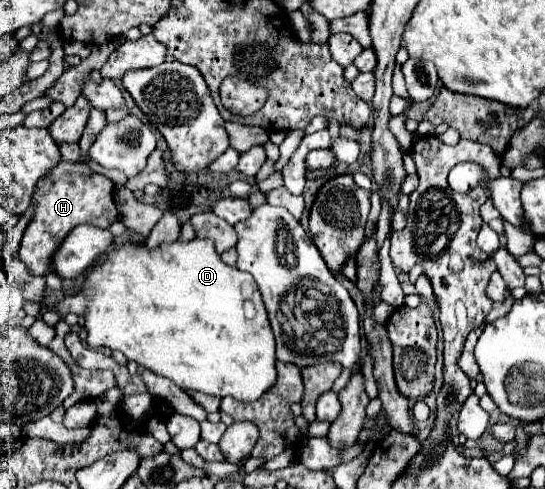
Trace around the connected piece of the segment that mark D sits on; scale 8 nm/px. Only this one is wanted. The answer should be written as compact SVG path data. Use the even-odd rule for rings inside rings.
M127 240L107 252L107 256L87 272L79 294L65 298L57 310L63 316L69 312L85 316L86 341L93 348L107 346L119 350L139 366L173 380L183 390L199 390L221 398L233 396L241 402L259 400L259 396L275 384L277 372L275 338L255 280L247 272L227 266L211 240L177 240L159 244L155 250L147 250L141 242L143 240L133 244ZM247 302L253 304L253 316L249 316L245 308Z

